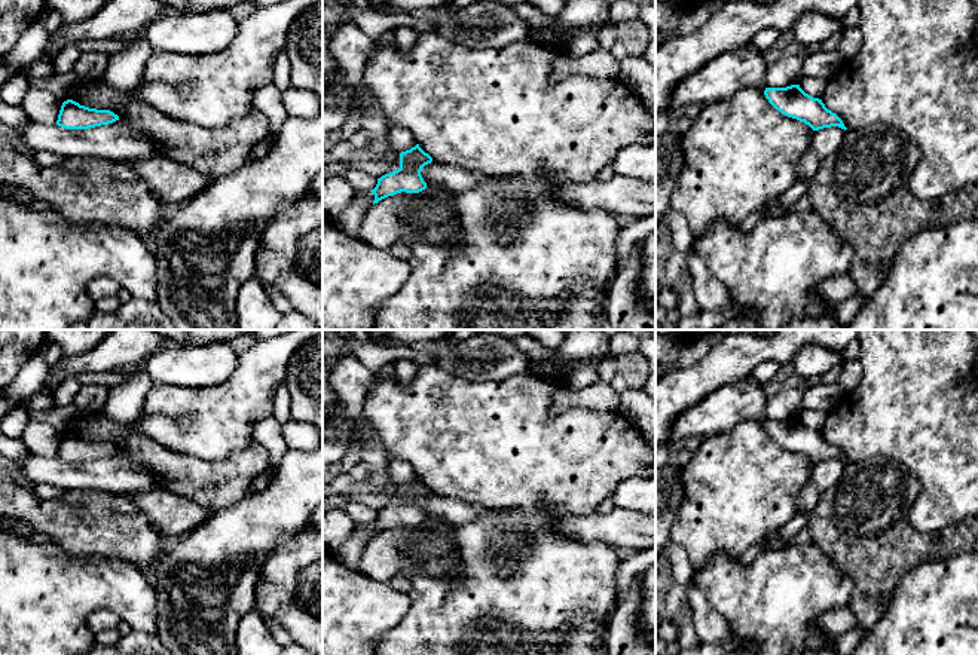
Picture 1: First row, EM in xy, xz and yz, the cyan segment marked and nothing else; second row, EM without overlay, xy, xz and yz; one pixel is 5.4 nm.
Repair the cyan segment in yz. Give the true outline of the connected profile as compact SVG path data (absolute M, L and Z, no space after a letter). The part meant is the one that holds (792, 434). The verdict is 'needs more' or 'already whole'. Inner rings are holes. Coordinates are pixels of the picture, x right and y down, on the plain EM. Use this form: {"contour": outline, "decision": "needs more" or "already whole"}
{"contour": "M754 377L728 383L684 410L676 417L666 444L675 450L690 437L703 440L725 434L742 422L754 420L762 423L768 435L782 447L804 454L813 463L831 459L847 462L822 432L810 429L800 417L768 420L765 401L762 385Z", "decision": "needs more"}

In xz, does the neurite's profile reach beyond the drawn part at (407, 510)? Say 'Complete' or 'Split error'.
Complete

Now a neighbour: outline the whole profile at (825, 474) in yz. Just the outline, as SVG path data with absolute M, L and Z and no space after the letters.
M838 459L823 460L813 465L810 478L820 493L834 487L841 480L844 465L846 463Z

